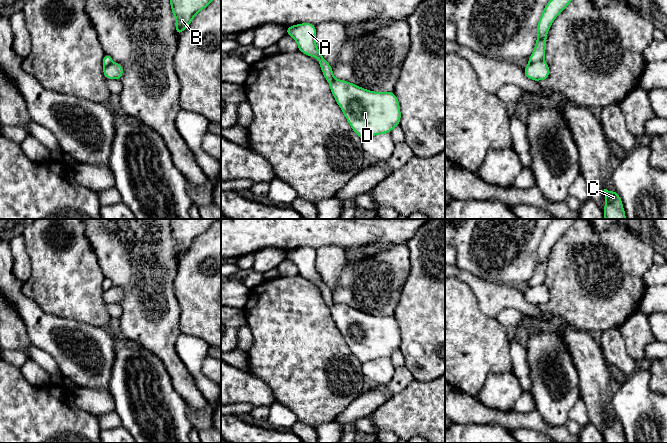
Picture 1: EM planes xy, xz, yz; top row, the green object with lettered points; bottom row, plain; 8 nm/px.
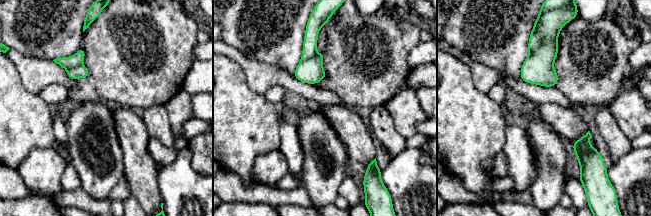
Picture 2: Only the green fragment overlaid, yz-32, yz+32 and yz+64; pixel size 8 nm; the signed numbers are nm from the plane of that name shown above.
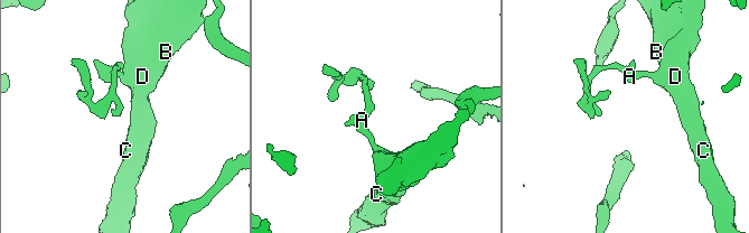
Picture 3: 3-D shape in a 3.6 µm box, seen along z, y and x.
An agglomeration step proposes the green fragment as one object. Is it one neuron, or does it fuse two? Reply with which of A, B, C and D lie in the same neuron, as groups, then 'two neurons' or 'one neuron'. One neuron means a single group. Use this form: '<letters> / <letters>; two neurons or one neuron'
A / B C D; two neurons

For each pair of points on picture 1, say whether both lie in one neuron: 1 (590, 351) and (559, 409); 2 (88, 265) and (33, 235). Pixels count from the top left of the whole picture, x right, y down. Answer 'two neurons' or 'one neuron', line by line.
1: two neurons
2: one neuron

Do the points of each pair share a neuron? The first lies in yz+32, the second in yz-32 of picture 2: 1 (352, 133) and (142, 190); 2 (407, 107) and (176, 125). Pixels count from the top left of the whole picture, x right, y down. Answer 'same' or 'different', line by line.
1: same
2: same

